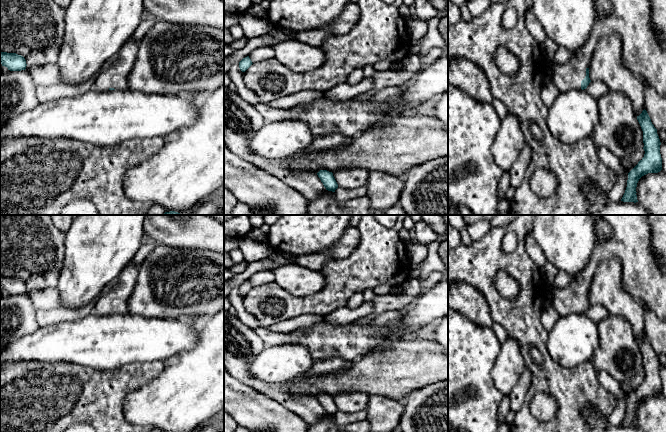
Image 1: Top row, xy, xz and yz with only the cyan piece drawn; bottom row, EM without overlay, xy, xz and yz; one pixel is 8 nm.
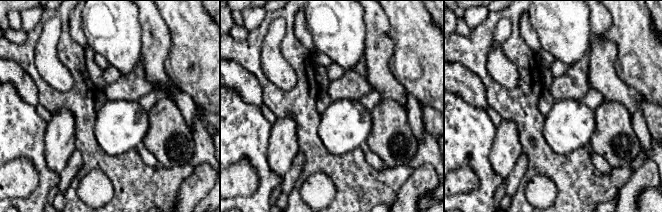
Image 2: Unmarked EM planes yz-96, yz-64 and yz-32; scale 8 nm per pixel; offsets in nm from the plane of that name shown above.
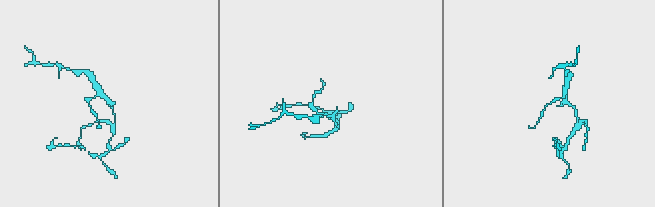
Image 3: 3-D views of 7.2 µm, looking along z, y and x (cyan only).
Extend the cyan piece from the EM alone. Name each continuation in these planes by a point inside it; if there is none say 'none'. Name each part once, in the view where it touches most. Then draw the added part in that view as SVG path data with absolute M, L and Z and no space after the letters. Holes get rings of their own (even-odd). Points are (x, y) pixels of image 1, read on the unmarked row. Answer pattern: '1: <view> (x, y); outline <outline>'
1: yz (642, 278); outline M599 215L613 231L609 239L603 240L596 236L596 242L589 264L576 276L571 277L568 286L558 289L554 286L553 298L550 303L559 316L571 313L581 313L581 305L586 300L593 275L603 260L618 257L621 260L622 286L645 309L651 311L660 320L666 322L666 267L657 263L657 257L652 250L652 234L647 215Z

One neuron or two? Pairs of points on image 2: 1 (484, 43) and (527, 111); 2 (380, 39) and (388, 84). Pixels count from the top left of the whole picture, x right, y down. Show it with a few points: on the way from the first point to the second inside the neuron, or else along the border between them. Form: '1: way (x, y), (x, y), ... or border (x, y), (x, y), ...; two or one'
1: way (481, 62), (481, 71), (488, 82), (508, 102); one
2: way (380, 50), (380, 73); one

